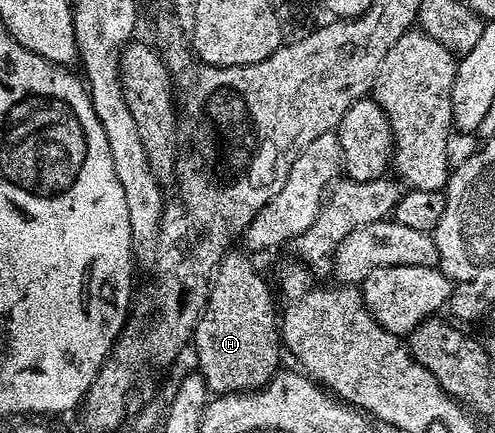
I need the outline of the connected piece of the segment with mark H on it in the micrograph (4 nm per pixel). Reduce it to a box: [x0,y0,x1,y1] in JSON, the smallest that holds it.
[191,249,282,396]

